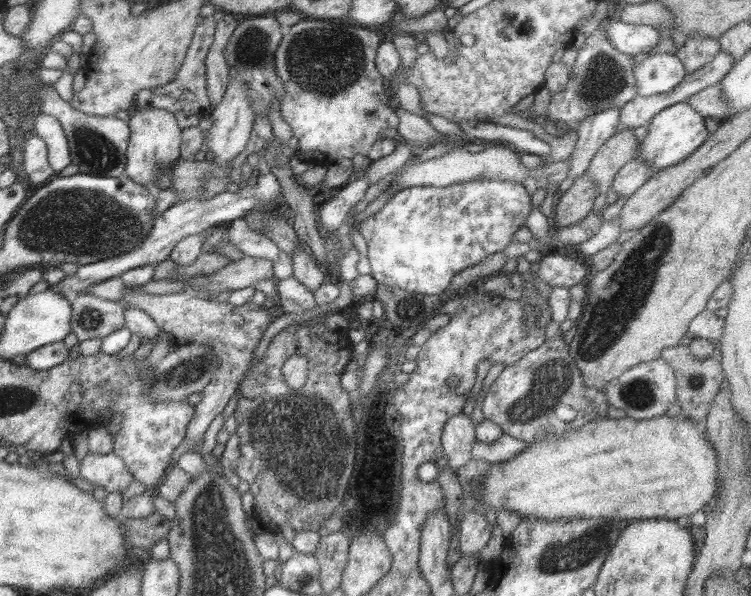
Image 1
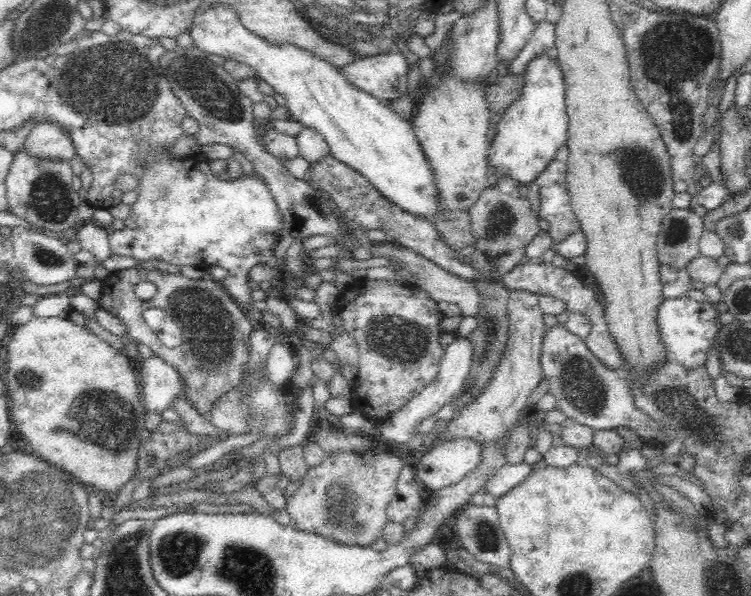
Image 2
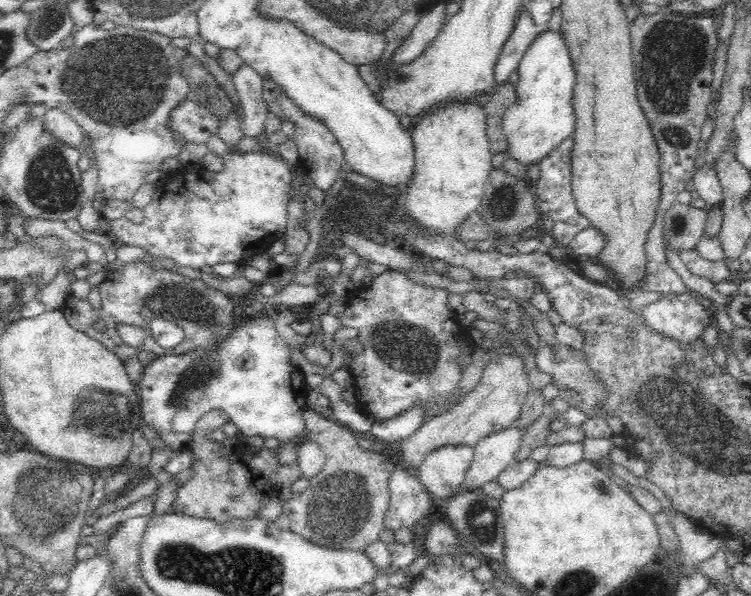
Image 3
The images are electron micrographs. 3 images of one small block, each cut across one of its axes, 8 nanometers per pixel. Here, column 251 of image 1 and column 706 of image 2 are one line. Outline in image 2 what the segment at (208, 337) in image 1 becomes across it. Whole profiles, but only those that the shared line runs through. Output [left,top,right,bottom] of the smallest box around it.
[655,295,720,369]

